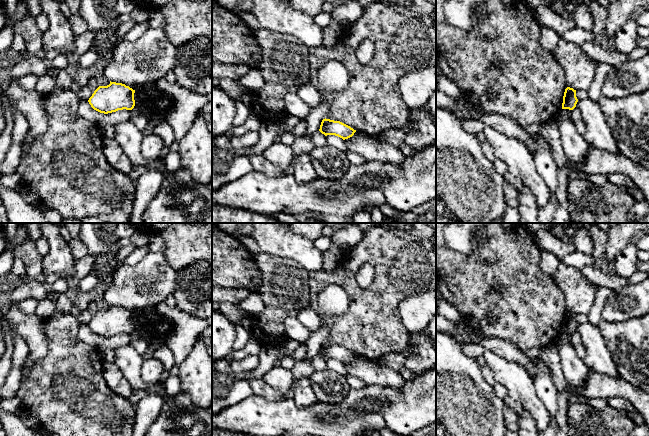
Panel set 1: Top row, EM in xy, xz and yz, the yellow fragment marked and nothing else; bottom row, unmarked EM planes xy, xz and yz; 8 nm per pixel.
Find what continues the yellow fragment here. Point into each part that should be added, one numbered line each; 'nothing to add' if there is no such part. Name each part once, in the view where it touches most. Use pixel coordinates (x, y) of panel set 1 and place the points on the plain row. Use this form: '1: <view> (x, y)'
nothing to add

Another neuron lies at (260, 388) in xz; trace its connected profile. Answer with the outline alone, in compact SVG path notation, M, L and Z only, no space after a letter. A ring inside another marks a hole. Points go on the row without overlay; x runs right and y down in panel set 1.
M248 378L247 381L256 396L270 401L281 401L286 398L285 394L270 387L262 378Z

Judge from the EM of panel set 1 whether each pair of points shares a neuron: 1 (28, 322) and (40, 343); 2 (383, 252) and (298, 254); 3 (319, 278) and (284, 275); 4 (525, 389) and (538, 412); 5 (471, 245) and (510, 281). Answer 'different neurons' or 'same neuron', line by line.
1: same neuron
2: different neurons
3: different neurons
4: same neuron
5: different neurons

